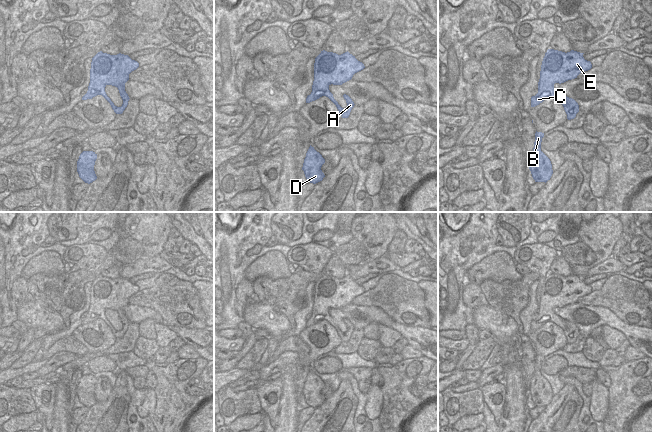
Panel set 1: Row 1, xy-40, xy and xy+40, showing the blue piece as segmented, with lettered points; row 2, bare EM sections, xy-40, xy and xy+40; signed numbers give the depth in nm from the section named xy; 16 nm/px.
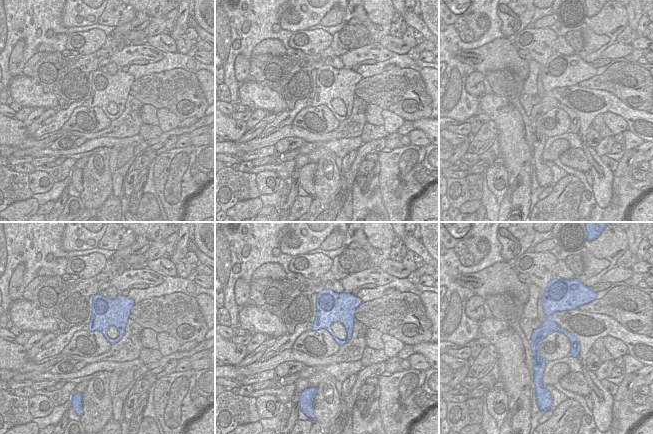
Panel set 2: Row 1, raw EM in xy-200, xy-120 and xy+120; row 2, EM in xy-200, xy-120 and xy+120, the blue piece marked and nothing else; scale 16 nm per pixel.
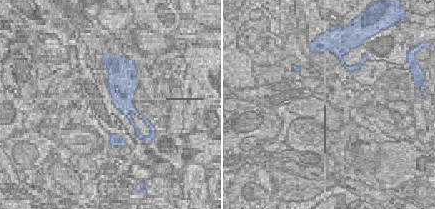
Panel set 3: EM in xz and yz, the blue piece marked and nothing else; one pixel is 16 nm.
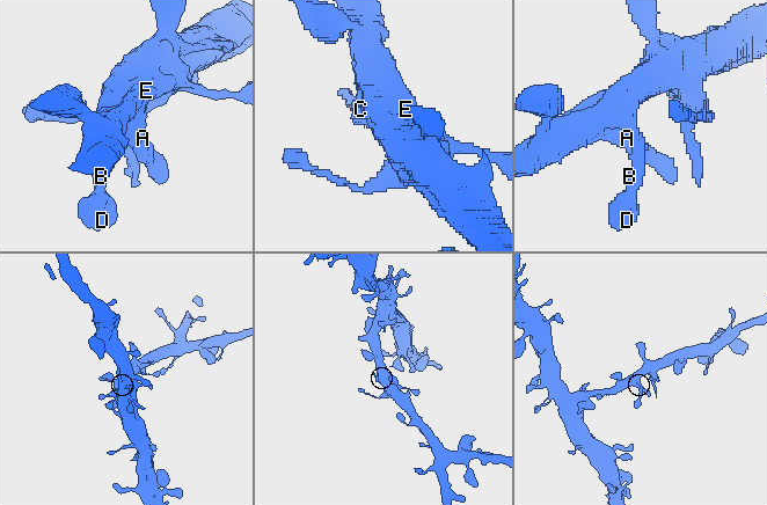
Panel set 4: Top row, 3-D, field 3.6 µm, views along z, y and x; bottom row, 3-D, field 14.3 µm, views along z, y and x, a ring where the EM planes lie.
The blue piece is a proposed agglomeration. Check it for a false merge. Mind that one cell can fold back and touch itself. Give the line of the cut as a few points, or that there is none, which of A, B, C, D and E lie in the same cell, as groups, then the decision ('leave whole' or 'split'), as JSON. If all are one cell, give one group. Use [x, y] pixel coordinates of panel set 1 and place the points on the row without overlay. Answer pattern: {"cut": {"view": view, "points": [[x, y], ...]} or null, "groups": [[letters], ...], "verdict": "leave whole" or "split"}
{"cut": null, "groups": [["A", "B", "C", "D", "E"]], "verdict": "leave whole"}

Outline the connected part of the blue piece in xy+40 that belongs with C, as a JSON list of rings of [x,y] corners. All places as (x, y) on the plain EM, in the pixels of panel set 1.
[[[554,273],[547,274],[541,289],[538,317],[531,321],[531,331],[550,321],[563,329],[568,344],[576,341],[579,336],[578,327],[556,315],[554,308],[575,303],[580,297],[592,292],[591,286],[585,284],[583,278],[574,274],[567,277]]]

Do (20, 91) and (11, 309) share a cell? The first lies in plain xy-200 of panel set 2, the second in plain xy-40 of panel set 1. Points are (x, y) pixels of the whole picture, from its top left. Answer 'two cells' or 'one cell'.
two cells

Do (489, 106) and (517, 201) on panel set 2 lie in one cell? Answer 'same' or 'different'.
same

